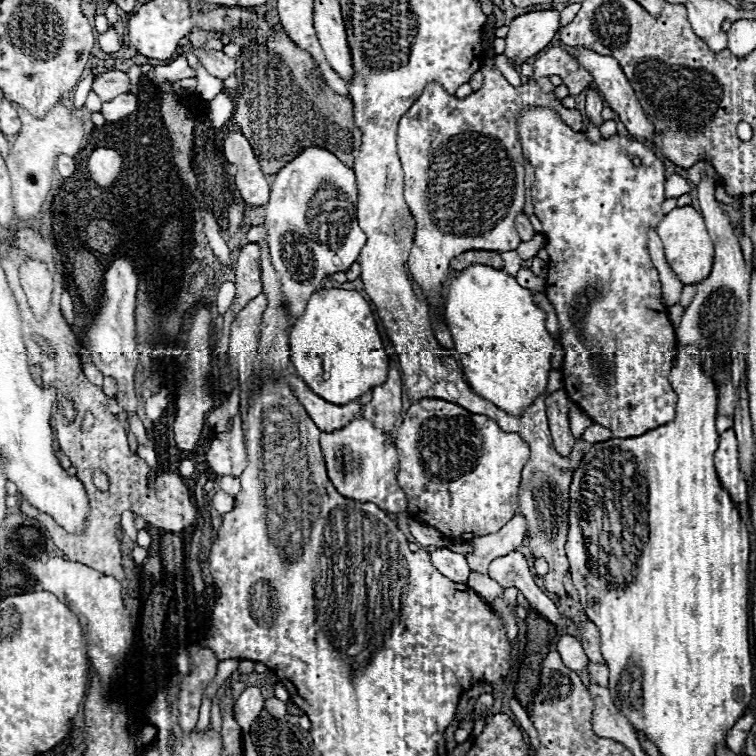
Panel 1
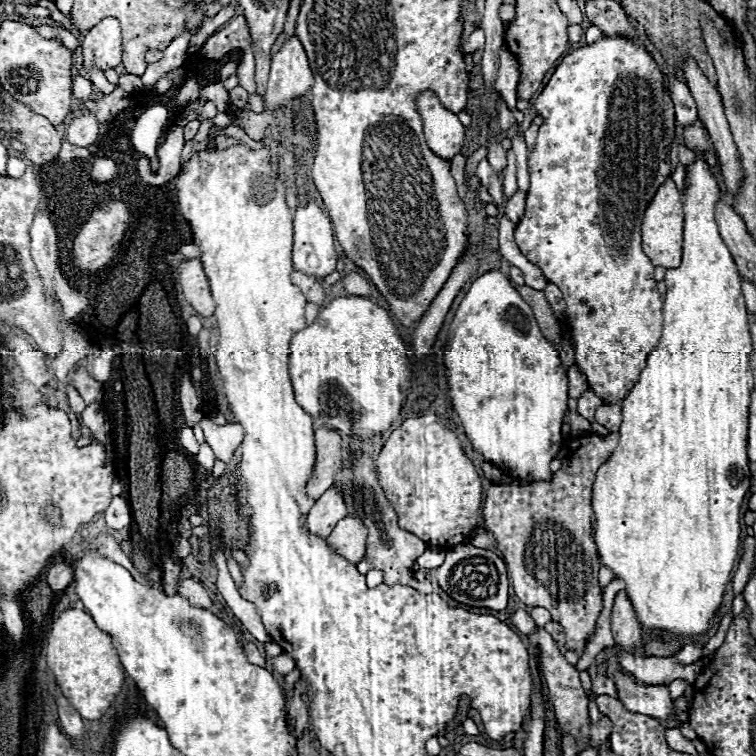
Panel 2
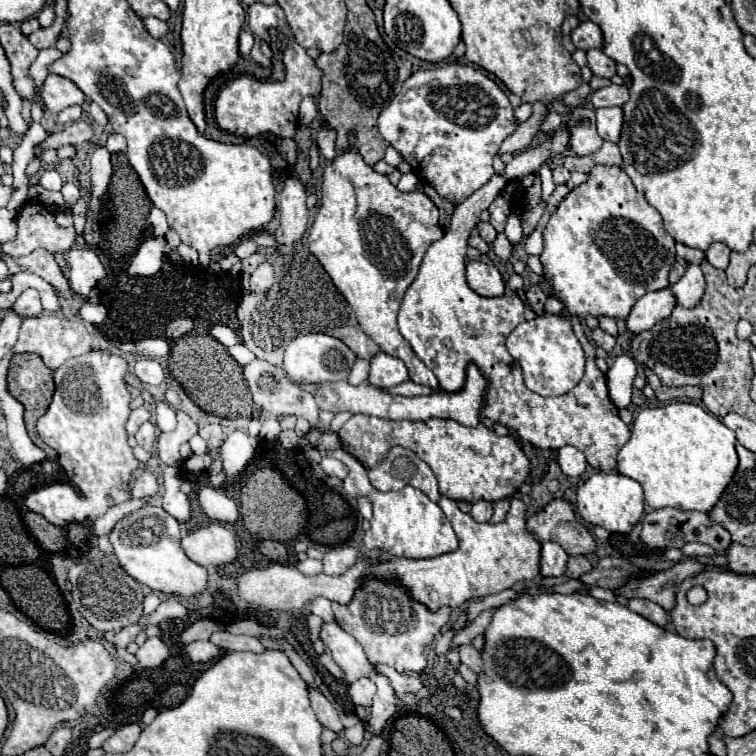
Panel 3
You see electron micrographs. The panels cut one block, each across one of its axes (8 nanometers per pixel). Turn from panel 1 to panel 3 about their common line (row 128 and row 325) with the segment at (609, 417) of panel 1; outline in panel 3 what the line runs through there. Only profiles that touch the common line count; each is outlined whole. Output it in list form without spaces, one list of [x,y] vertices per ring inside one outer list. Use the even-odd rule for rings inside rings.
[[[546,314],[536,320],[522,322],[506,340],[508,352],[520,362],[526,386],[540,396],[560,396],[572,390],[584,376],[584,350],[574,336],[568,318],[552,318],[562,314]]]

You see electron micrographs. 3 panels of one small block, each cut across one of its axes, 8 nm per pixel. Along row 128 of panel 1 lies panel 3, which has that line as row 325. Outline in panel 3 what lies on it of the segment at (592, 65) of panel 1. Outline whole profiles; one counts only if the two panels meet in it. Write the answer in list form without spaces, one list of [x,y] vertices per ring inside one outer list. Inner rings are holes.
[[[670,288],[650,292],[634,304],[634,308],[626,320],[626,326],[634,334],[640,334],[642,330],[650,330],[654,324],[666,320],[676,304],[678,302],[674,300],[674,292],[670,292]]]

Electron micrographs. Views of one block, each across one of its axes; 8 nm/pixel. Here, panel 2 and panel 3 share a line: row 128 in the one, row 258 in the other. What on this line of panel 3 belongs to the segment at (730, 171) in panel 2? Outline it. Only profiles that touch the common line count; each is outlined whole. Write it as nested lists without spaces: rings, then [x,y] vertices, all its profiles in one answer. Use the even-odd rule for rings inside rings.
[[[714,242],[706,250],[706,260],[716,268],[726,268],[730,262],[730,248],[722,242]]]

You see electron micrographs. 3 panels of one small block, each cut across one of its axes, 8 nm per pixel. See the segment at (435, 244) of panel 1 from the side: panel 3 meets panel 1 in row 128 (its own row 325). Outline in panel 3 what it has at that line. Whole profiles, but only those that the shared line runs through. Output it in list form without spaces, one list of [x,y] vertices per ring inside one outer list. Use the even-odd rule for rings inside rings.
[[[560,126],[552,138],[546,138],[542,144],[526,148],[524,152],[516,154],[512,162],[506,164],[502,174],[494,174],[482,188],[478,188],[472,196],[468,196],[462,204],[456,206],[450,228],[446,230],[442,240],[436,240],[428,248],[416,280],[406,290],[406,296],[398,312],[398,328],[404,340],[416,352],[416,356],[430,370],[434,370],[444,392],[462,390],[466,364],[474,362],[488,378],[486,406],[482,410],[484,418],[490,418],[492,422],[516,430],[516,434],[522,440],[538,448],[558,450],[570,444],[586,456],[586,462],[592,468],[608,472],[616,468],[616,454],[630,438],[630,428],[620,420],[616,412],[618,408],[608,398],[606,376],[594,362],[596,356],[594,346],[588,342],[582,322],[578,318],[570,318],[574,334],[586,352],[584,378],[568,394],[556,398],[542,398],[526,388],[520,364],[514,358],[510,358],[504,346],[508,332],[512,332],[520,322],[534,316],[526,316],[526,306],[516,294],[496,298],[484,298],[476,294],[468,286],[464,274],[468,238],[472,234],[472,228],[480,222],[482,210],[488,210],[488,206],[494,202],[496,196],[500,196],[508,182],[538,172],[544,162],[550,162],[556,154],[562,154],[568,142],[570,132],[566,126]]]

